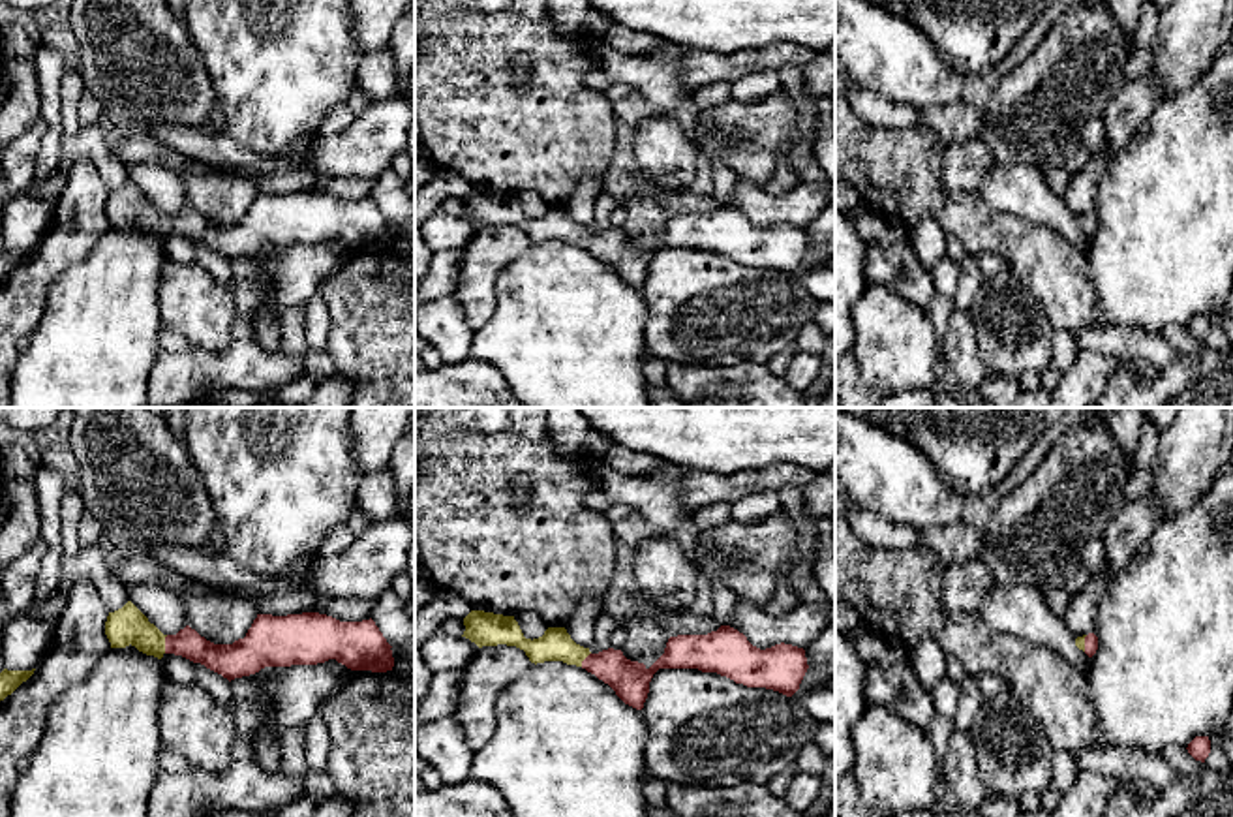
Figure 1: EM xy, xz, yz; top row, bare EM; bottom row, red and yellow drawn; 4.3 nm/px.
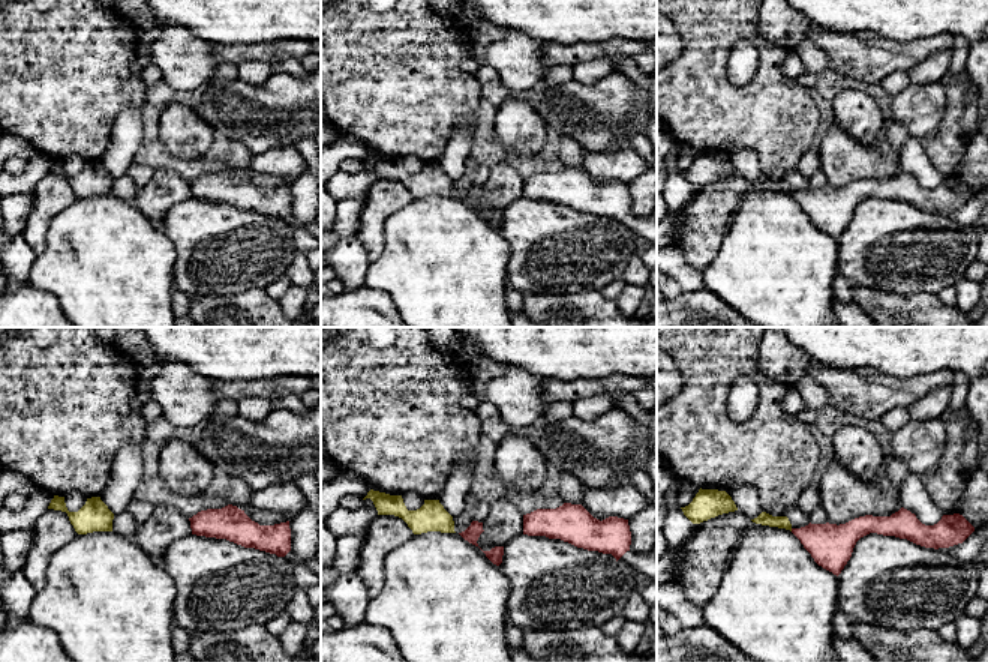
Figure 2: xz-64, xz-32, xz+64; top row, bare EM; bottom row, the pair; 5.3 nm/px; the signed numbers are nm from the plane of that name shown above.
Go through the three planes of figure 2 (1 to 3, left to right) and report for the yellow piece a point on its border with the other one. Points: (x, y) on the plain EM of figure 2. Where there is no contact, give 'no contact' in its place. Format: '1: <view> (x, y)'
1: no contact
2: no contact
3: no contact

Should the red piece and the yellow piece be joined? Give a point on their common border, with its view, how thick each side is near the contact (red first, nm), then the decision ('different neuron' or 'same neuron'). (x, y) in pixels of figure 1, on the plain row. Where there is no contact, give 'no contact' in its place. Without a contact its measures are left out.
meets red in xy at (166, 224); 130 nm thick on the red side, 160 nm on the other; same neuron

